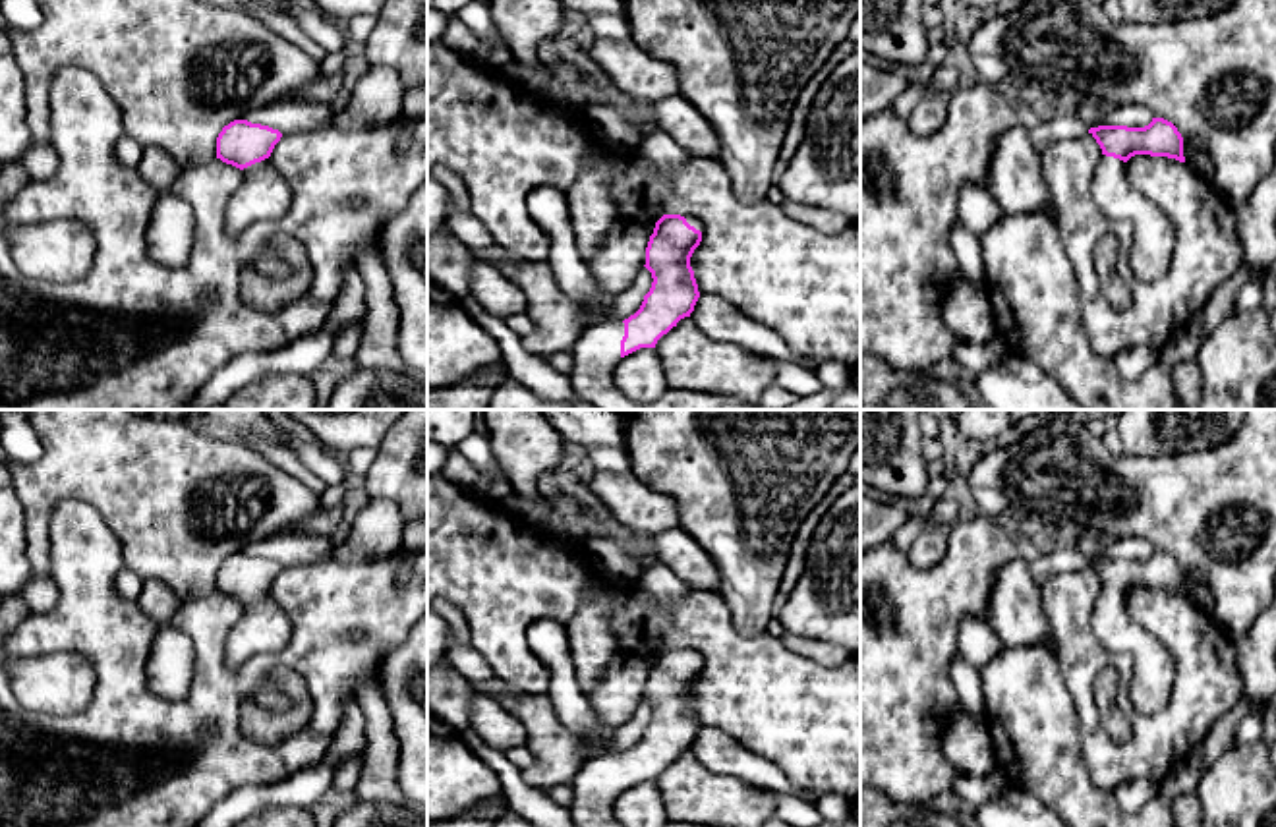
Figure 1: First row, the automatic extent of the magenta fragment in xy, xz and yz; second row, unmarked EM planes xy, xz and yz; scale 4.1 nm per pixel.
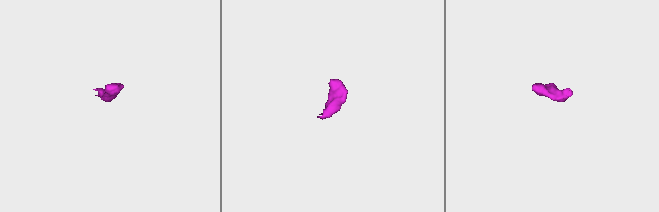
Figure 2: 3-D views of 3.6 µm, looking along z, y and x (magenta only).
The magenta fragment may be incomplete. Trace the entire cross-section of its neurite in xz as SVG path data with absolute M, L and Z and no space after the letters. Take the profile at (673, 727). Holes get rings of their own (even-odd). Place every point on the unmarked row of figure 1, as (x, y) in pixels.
M663 647L646 680L652 721L640 742L619 756L590 757L574 775L568 808L576 827L623 827L613 813L617 794L640 781L655 781L700 730L690 690L700 678L704 657L696 649Z

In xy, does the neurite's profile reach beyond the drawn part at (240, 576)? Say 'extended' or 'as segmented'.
extended

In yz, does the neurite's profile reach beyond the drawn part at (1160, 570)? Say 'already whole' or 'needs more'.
needs more

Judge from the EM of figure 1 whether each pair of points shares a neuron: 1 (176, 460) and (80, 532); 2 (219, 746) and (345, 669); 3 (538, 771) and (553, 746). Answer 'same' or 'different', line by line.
1: different
2: same
3: same

